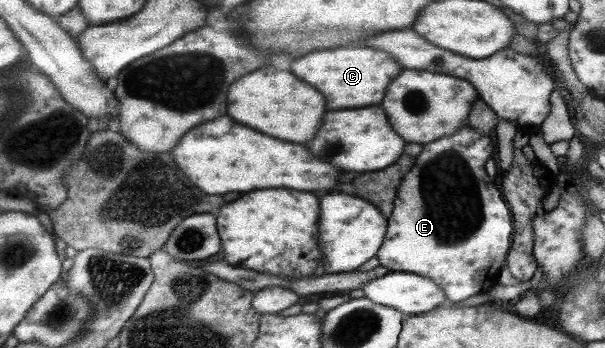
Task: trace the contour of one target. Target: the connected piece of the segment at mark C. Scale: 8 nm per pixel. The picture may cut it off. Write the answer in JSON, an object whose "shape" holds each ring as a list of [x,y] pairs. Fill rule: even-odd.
{"shape":[[[337,48],[333,52],[323,50],[297,58],[291,64],[291,72],[297,72],[301,80],[309,80],[313,88],[321,88],[321,92],[325,92],[325,104],[329,104],[329,110],[345,110],[379,104],[389,82],[401,72],[401,66],[387,52],[373,48]]]}

